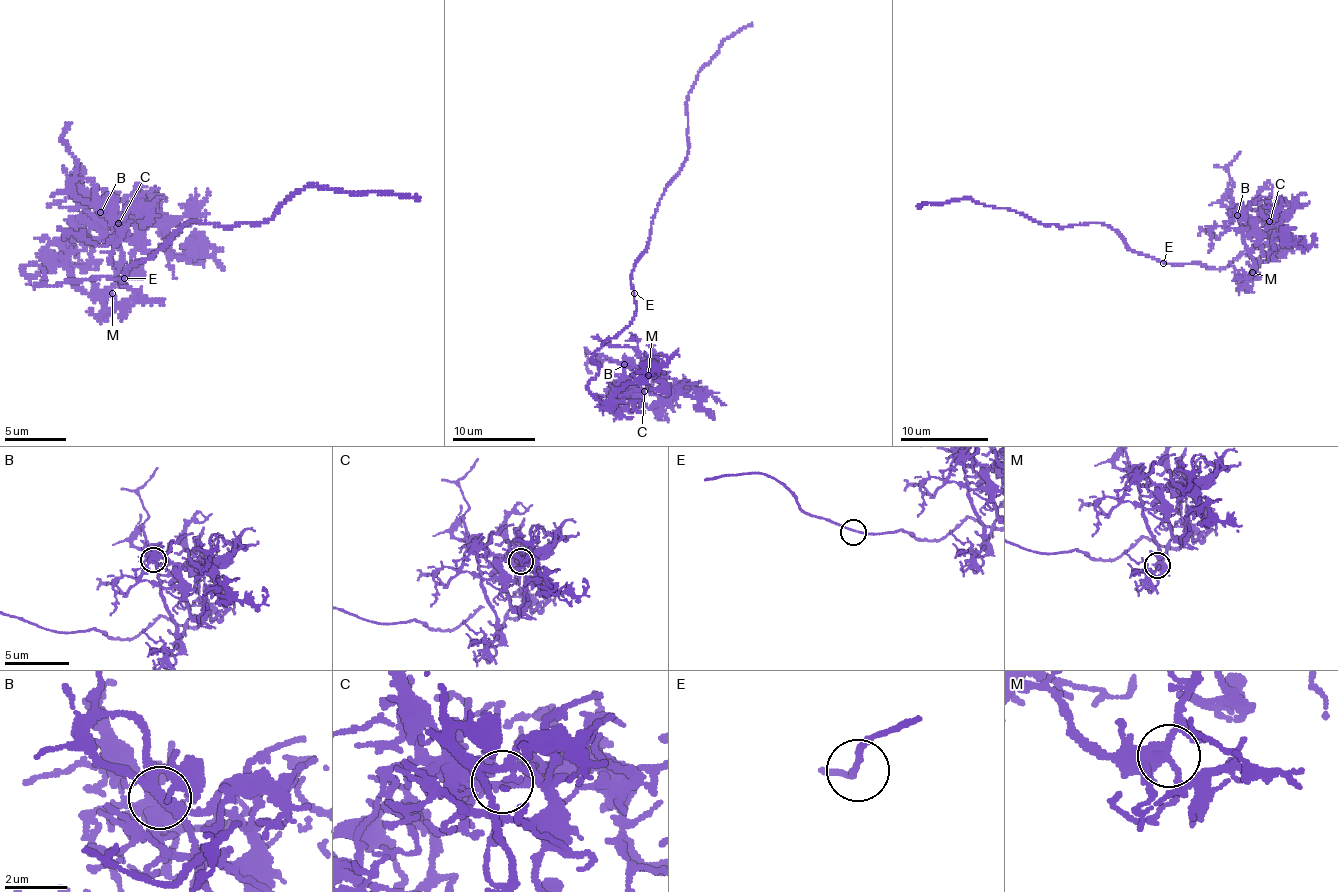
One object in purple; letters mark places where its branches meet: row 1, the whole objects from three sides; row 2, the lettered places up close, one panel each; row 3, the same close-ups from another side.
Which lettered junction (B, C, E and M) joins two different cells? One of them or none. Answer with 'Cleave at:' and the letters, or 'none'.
Cleave at: none

